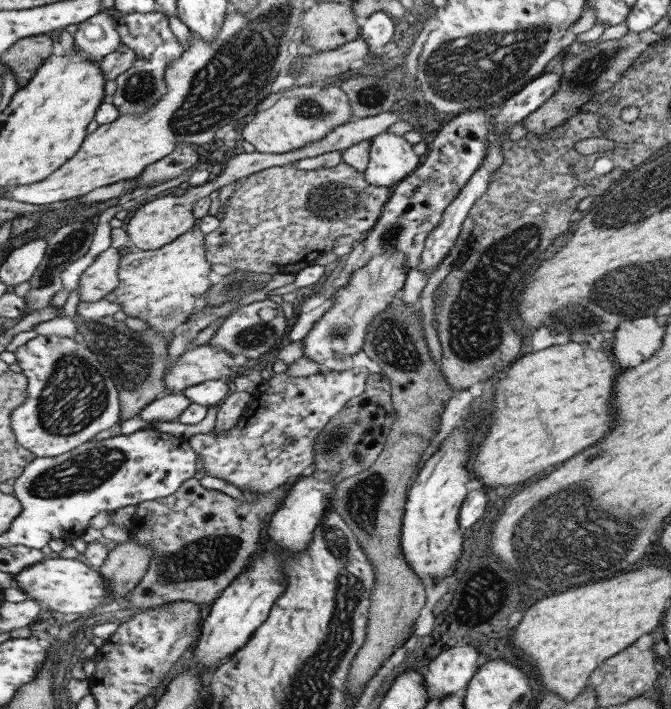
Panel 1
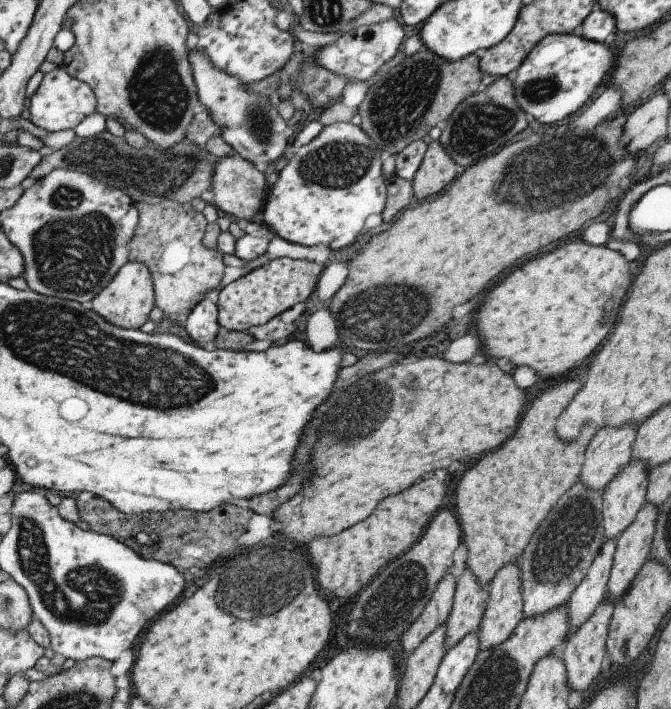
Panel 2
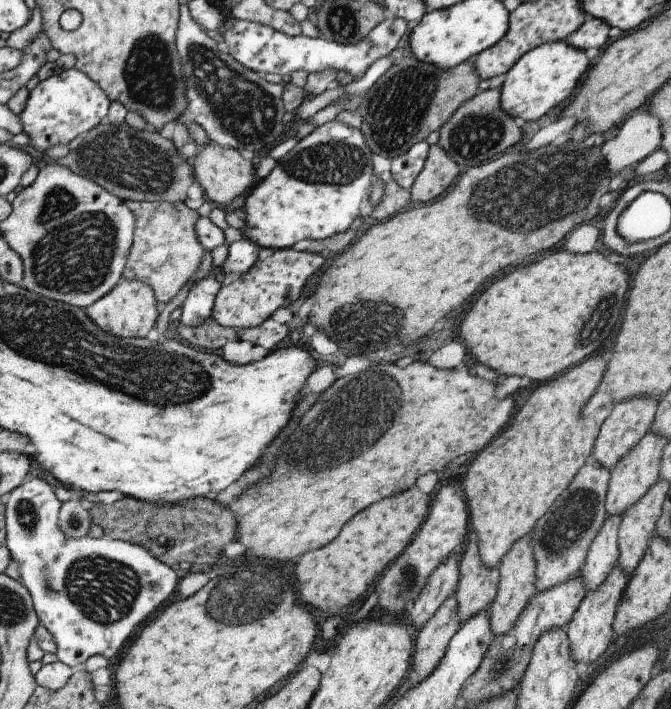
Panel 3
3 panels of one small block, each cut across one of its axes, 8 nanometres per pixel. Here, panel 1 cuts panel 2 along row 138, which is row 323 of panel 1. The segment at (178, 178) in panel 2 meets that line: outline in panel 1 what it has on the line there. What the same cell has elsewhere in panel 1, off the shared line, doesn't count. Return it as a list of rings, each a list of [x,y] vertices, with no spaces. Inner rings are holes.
[[[77,312],[72,318],[75,332],[84,338],[82,343],[97,361],[109,371],[118,392],[119,418],[137,416],[138,412],[153,399],[163,394],[164,372],[169,366],[166,352],[166,336],[151,327],[141,331],[133,331],[121,321],[115,321],[111,316],[104,316],[94,321],[84,321]]]

